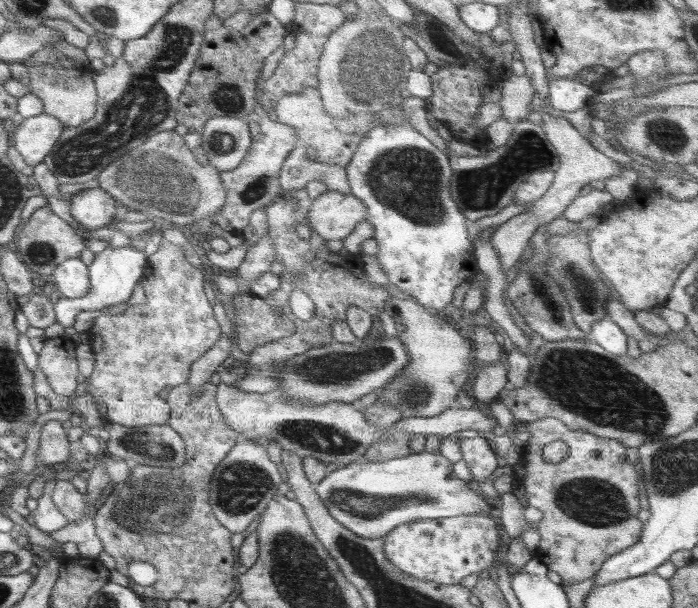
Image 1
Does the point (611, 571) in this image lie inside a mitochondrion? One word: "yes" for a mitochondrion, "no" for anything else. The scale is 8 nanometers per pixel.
no

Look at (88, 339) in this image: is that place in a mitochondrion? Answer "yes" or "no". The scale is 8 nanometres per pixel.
no

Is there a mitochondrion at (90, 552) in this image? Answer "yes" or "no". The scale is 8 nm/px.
no

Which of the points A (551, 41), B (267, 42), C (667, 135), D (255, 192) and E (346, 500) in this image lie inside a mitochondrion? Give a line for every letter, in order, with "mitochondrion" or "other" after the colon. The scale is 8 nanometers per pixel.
A: other
B: other
C: mitochondrion
D: mitochondrion
E: mitochondrion

